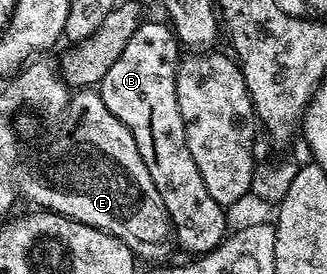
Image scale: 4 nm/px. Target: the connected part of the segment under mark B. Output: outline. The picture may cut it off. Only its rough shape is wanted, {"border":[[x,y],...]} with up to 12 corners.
{"border":[[143,22],[100,91],[132,130],[177,247],[221,244],[176,106],[180,45]]}

